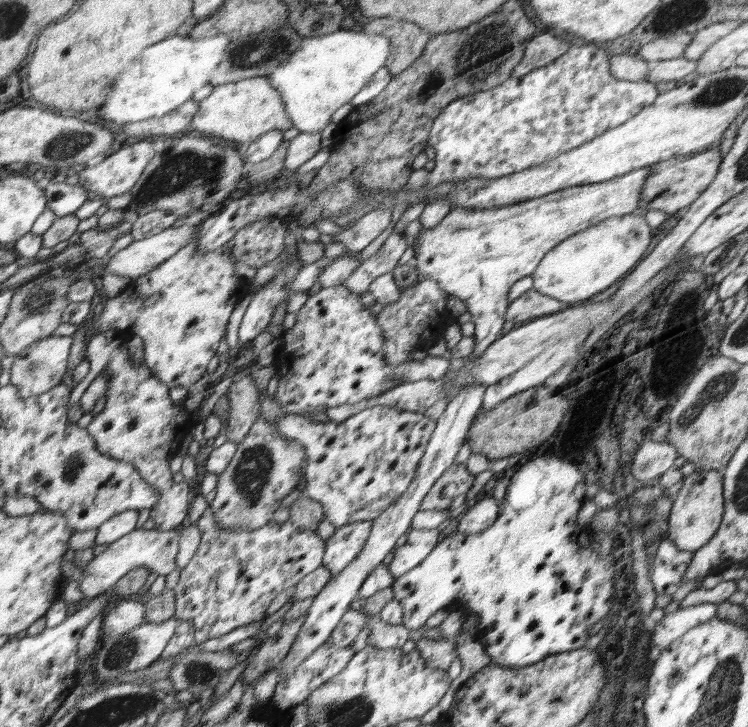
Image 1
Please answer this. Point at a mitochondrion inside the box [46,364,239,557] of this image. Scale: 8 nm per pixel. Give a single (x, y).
(73, 465)

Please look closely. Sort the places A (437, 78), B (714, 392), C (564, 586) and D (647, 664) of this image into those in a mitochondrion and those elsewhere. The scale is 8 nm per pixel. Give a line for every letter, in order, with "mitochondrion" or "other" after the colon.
A: mitochondrion
B: mitochondrion
C: other
D: other

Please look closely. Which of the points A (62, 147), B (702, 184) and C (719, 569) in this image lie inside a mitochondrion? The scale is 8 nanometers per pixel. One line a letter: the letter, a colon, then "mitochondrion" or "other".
A: mitochondrion
B: other
C: other

